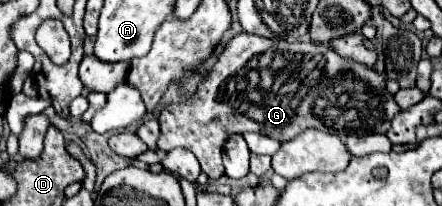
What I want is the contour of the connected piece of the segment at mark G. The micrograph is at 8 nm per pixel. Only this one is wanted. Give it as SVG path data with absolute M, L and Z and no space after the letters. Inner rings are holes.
M240 33L224 47L218 63L212 73L198 85L198 93L186 103L174 103L166 107L160 121L160 139L158 147L162 151L172 151L176 147L188 149L200 161L202 171L210 179L218 179L224 175L222 165L222 145L230 135L244 135L246 131L264 133L276 141L288 141L300 135L304 129L314 127L326 133L336 133L338 137L348 135L368 135L368 133L388 133L390 121L398 113L398 105L394 97L386 91L384 75L374 69L360 65L350 59L342 59L328 45L316 43L288 43L284 39L266 39L252 33ZM332 83L342 83L340 91L330 91Z

